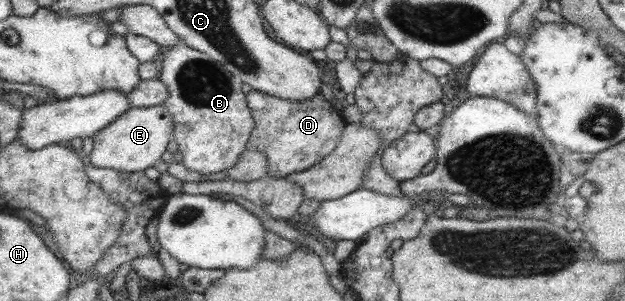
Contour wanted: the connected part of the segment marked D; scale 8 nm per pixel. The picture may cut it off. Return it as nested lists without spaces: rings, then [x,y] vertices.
[[[252,90],[246,95],[249,109],[257,121],[248,149],[266,153],[267,176],[286,178],[322,163],[326,156],[338,147],[344,131],[344,121],[332,103],[324,97],[312,97],[305,101],[288,101],[272,94]]]

